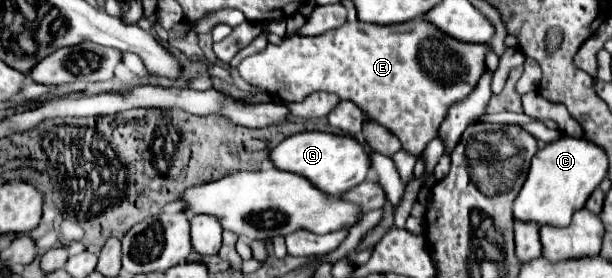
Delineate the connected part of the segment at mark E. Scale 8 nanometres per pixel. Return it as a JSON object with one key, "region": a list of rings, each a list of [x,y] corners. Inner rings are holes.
{"region":[[[425,18],[385,26],[357,20],[321,36],[293,36],[285,38],[277,46],[269,44],[263,52],[245,58],[239,64],[239,74],[245,82],[271,94],[283,104],[301,102],[319,90],[337,94],[341,100],[353,100],[375,122],[395,134],[405,152],[421,156],[425,146],[437,136],[437,128],[441,126],[441,120],[445,120],[445,112],[457,104],[457,100],[465,100],[465,96],[469,96],[469,92],[477,86],[481,72],[485,72],[485,56],[489,50],[491,44],[465,44],[461,40],[453,40],[453,36],[445,36],[445,32],[441,32],[435,24],[429,24]]]}

